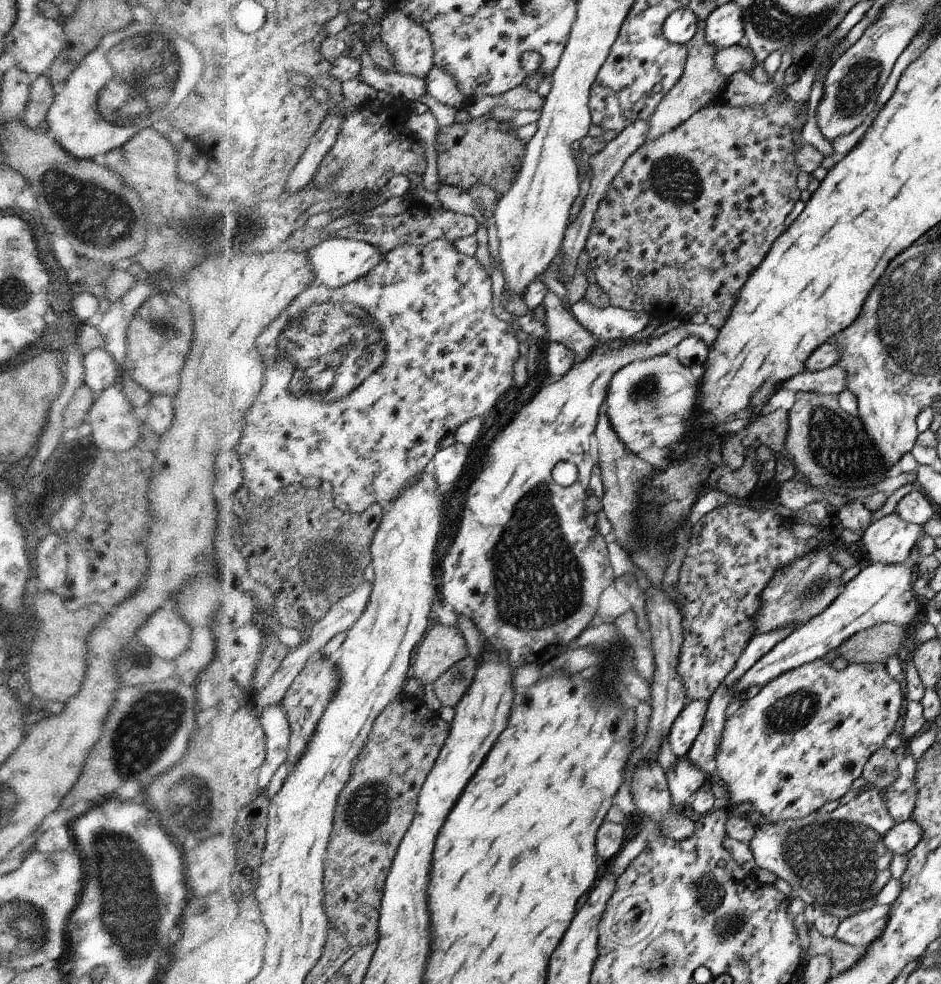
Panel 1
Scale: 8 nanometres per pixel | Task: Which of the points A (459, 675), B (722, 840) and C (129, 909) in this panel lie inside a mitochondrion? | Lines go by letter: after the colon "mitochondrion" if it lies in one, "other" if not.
A: other
B: other
C: mitochondrion

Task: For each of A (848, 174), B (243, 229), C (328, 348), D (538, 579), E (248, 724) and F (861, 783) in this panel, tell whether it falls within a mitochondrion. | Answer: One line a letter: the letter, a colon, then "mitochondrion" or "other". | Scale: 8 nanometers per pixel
A: other
B: mitochondrion
C: mitochondrion
D: mitochondrion
E: other
F: other

